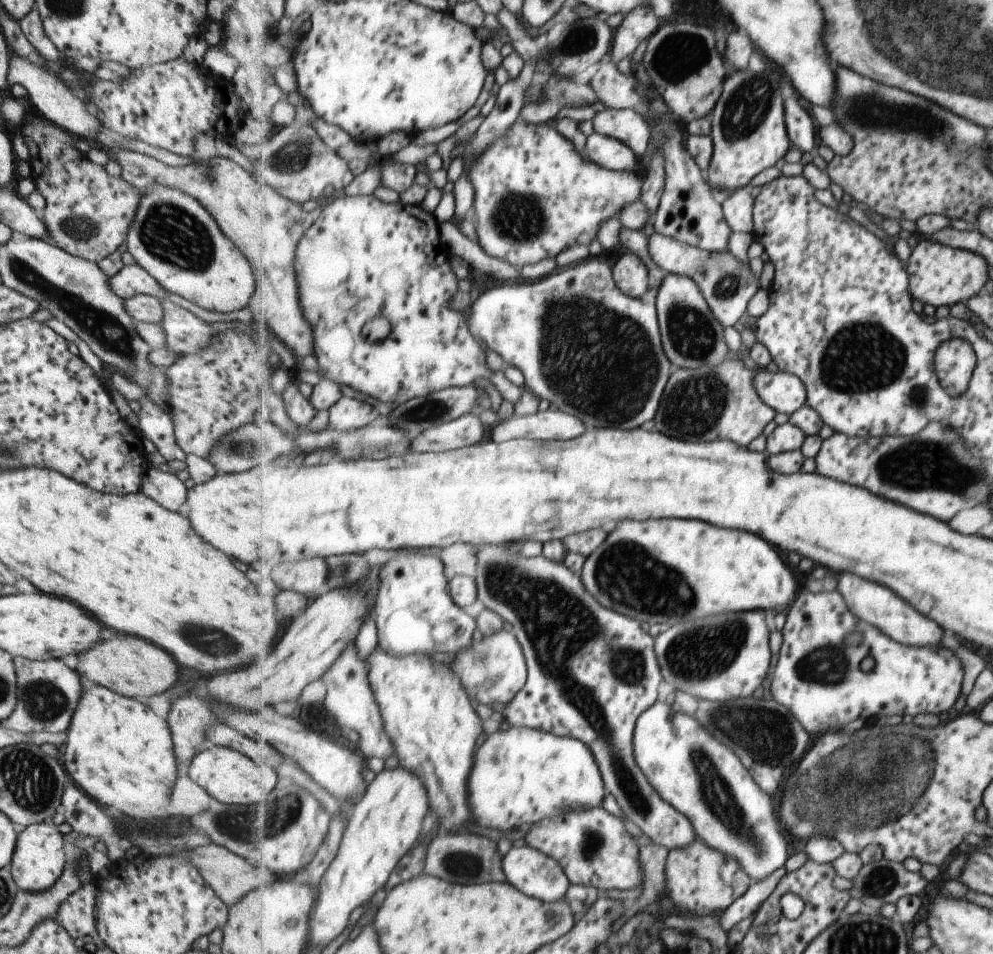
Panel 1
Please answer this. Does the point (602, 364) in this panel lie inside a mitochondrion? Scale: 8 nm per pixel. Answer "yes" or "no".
yes

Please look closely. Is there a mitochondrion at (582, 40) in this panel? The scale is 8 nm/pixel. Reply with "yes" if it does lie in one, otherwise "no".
yes

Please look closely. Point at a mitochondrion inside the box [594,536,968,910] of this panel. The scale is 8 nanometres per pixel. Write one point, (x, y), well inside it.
(873, 783)

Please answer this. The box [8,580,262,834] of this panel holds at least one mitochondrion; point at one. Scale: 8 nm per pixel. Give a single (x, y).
(43, 700)

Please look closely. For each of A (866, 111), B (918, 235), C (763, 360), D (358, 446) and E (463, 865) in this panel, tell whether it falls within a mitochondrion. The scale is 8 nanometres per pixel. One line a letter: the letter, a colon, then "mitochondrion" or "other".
A: mitochondrion
B: other
C: other
D: mitochondrion
E: mitochondrion

